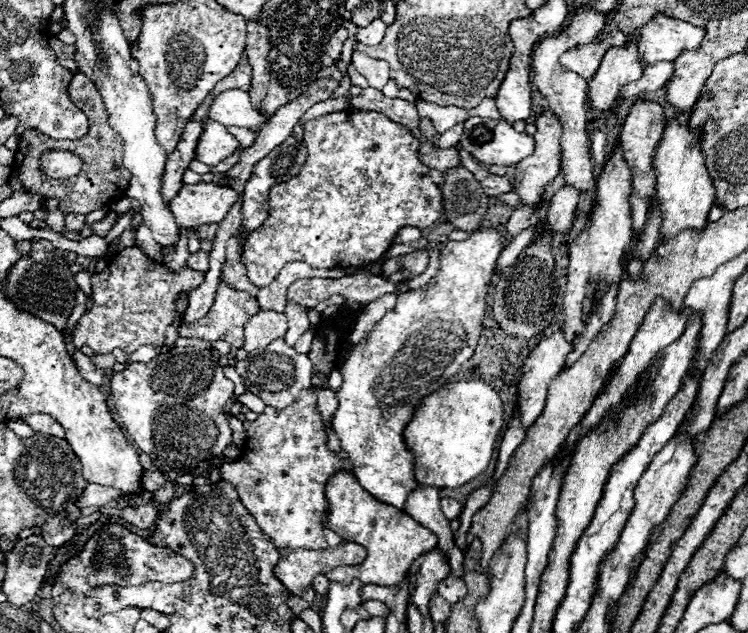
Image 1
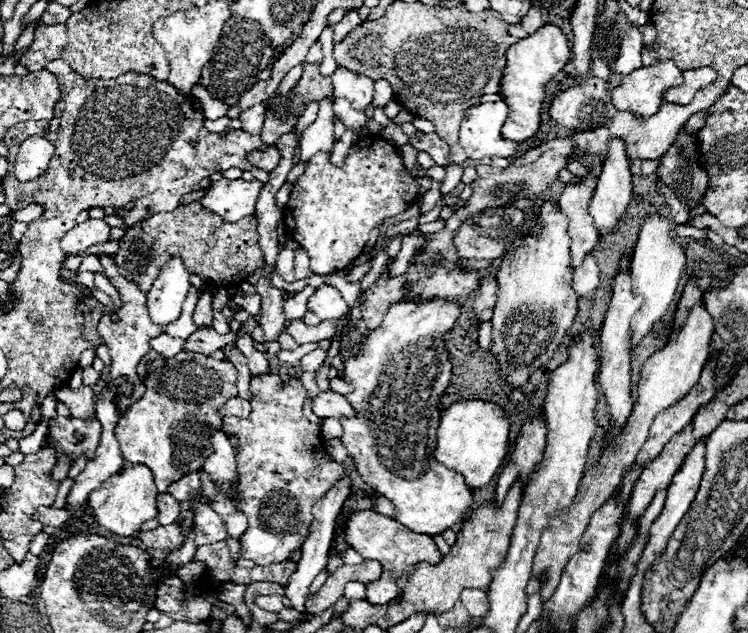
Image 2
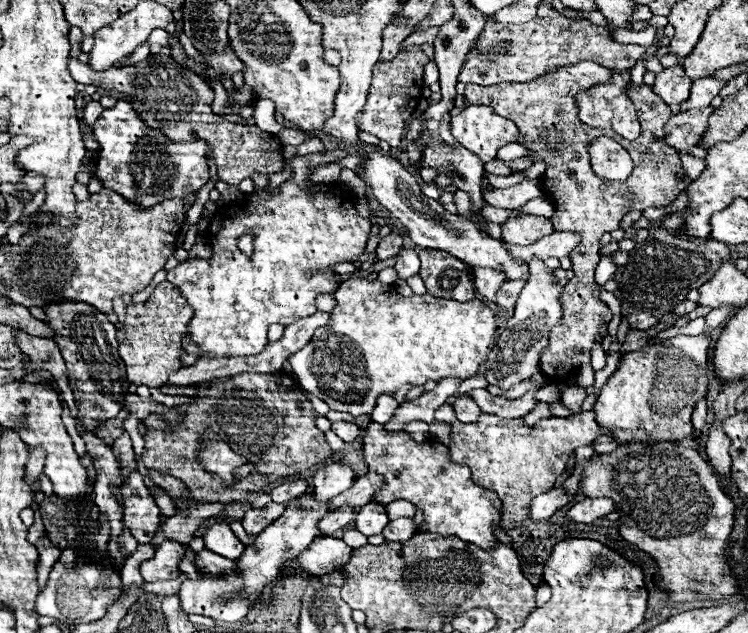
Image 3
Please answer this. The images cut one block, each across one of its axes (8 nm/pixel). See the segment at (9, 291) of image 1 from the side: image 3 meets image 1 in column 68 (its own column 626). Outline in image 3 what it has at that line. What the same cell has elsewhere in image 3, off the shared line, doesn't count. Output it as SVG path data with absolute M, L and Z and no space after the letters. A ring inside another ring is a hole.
M652 228L650 236L636 244L630 252L630 262L622 272L620 290L616 296L622 300L622 314L628 318L632 330L648 330L664 312L672 312L674 304L686 300L692 288L708 282L720 268L720 262L732 260L724 242L690 238L680 240L662 228Z

